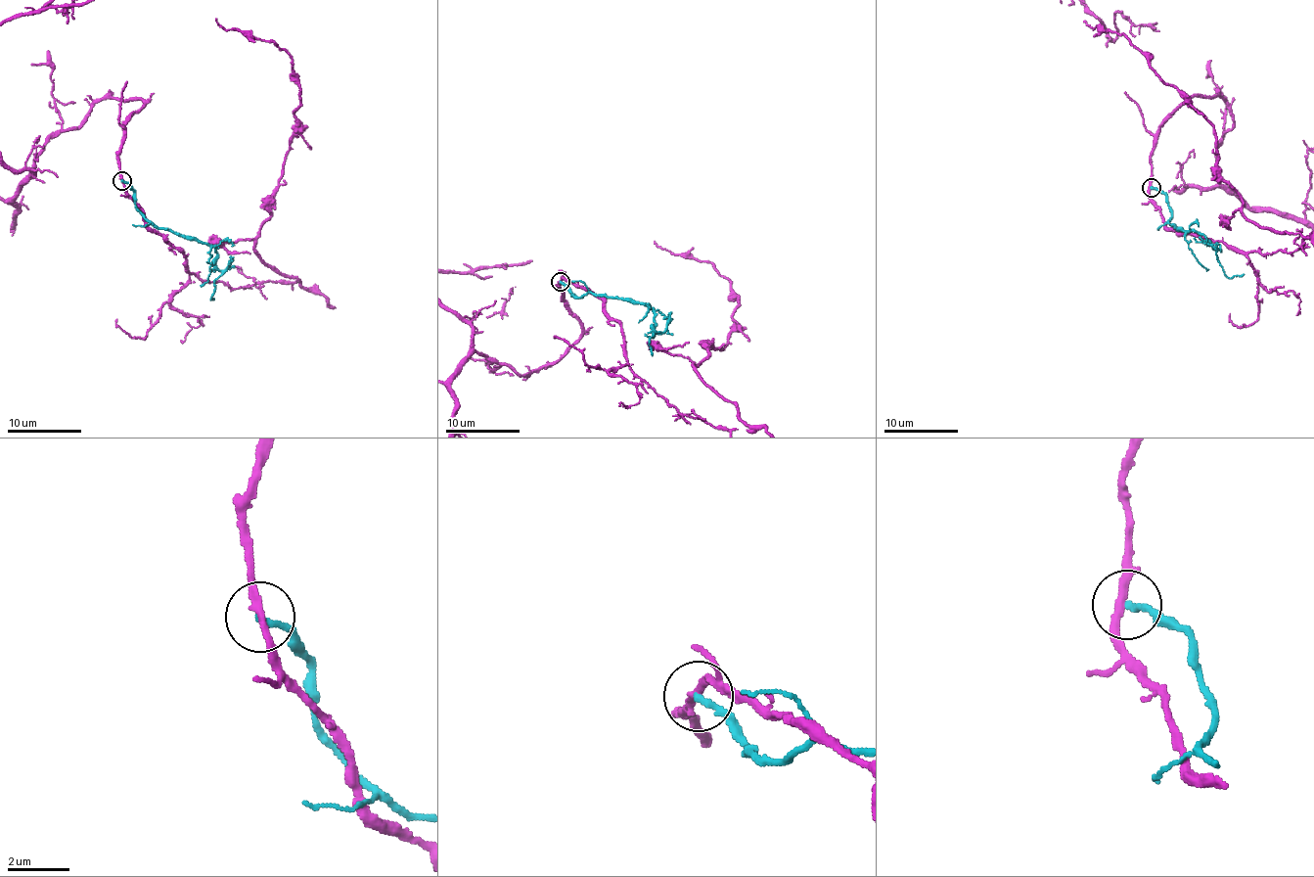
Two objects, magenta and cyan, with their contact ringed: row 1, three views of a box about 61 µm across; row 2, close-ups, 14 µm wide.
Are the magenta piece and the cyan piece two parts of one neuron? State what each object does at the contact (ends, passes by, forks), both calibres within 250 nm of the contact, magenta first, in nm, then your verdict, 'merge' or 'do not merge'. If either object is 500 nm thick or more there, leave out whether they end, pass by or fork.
magenta passes by; cyan ends; calibres 240 and 220 nm; do not merge

